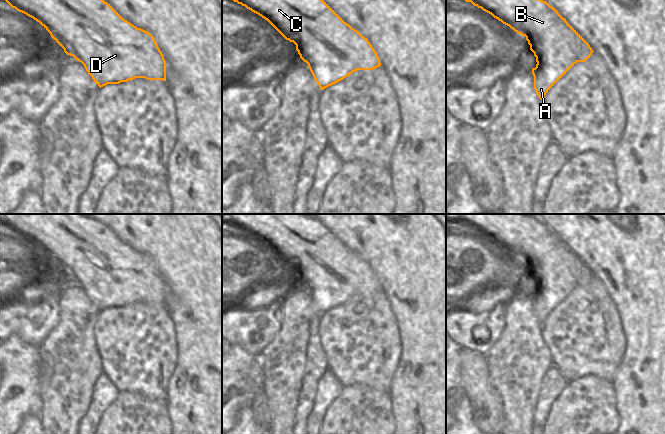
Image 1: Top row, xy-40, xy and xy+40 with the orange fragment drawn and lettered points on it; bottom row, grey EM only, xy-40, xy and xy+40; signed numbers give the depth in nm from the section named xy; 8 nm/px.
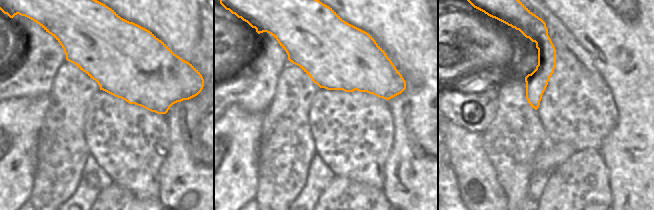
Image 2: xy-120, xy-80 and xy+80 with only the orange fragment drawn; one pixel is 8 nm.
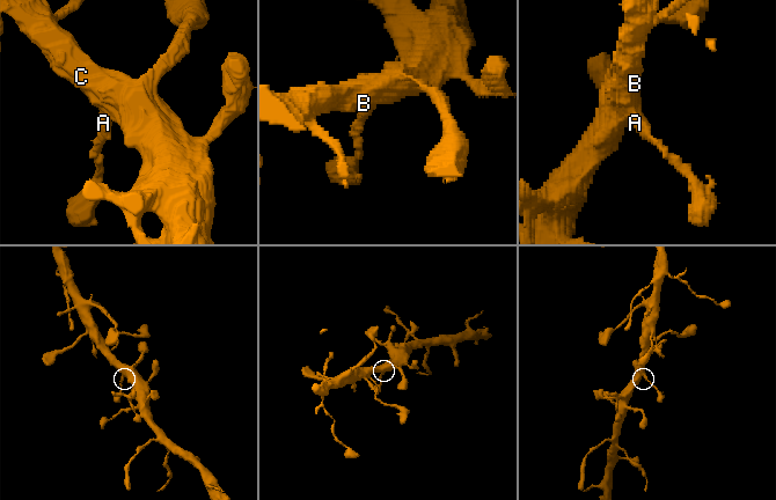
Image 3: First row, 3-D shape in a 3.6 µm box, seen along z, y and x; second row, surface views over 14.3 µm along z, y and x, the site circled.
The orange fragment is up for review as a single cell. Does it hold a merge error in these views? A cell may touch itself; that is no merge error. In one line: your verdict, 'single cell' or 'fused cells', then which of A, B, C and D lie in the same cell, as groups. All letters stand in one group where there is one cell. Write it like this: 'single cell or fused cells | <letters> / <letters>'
single cell | A B C D

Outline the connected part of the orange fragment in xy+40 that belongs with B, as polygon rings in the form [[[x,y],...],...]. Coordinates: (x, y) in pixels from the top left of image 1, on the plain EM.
[[[457,214],[458,222],[471,226],[474,230],[491,238],[518,258],[526,261],[530,274],[536,281],[536,291],[532,292],[534,313],[543,324],[546,317],[577,287],[585,286],[594,276],[588,266],[546,225],[524,214]]]

